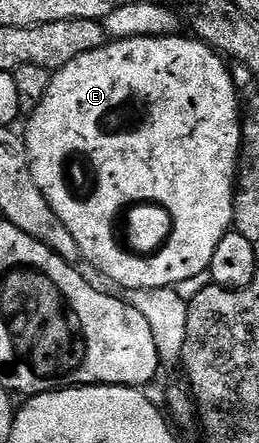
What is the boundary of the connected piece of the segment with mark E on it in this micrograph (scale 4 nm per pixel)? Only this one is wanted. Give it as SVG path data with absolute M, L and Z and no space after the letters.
M177 33L174 35L163 35L162 37L118 39L105 42L103 47L94 49L94 53L82 53L82 57L70 61L70 65L66 65L62 70L53 74L50 81L50 89L46 89L46 97L42 101L42 105L38 105L38 109L34 109L34 113L27 116L26 123L28 123L28 128L22 131L22 138L28 150L30 173L34 173L34 185L38 185L38 189L42 189L42 197L46 197L50 209L54 209L54 213L58 213L58 221L62 221L62 225L66 225L66 229L70 229L70 234L74 236L74 241L78 241L78 249L81 256L85 260L92 262L106 277L110 277L111 280L116 281L119 285L124 285L126 289L158 290L160 288L175 288L177 283L186 281L186 277L194 277L198 273L207 271L210 261L214 257L214 249L218 249L218 241L222 241L222 237L230 230L234 223L234 184L240 162L242 103L236 100L236 83L232 80L231 73L228 72L227 65L229 66L229 64L217 52L213 51L208 44L200 42L195 37L183 39L182 36L183 34Z

